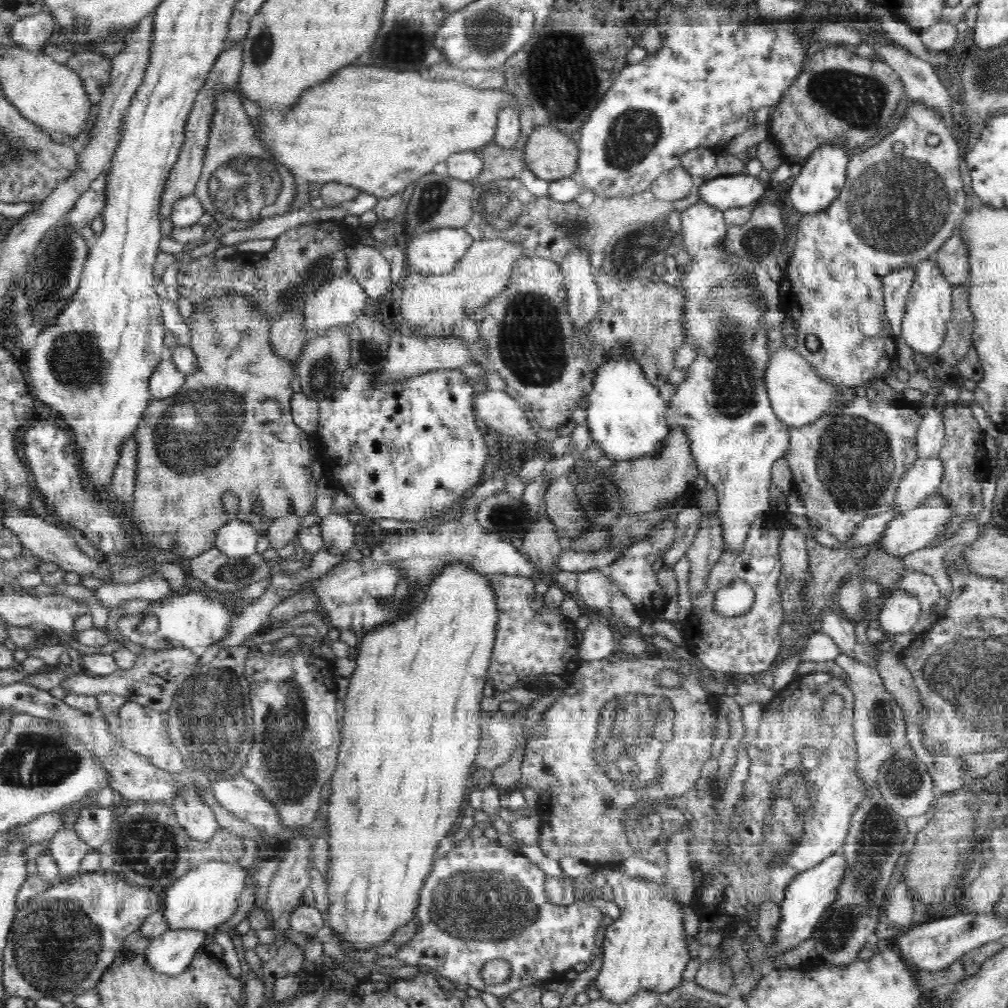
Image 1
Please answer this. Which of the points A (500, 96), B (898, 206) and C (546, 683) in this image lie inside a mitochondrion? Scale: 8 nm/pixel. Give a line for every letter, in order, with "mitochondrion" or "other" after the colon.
A: other
B: mitochondrion
C: mitochondrion

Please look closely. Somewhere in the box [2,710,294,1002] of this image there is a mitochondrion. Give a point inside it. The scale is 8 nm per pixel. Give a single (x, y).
(56, 948)

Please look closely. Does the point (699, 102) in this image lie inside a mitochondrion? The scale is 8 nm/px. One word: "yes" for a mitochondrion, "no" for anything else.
no

